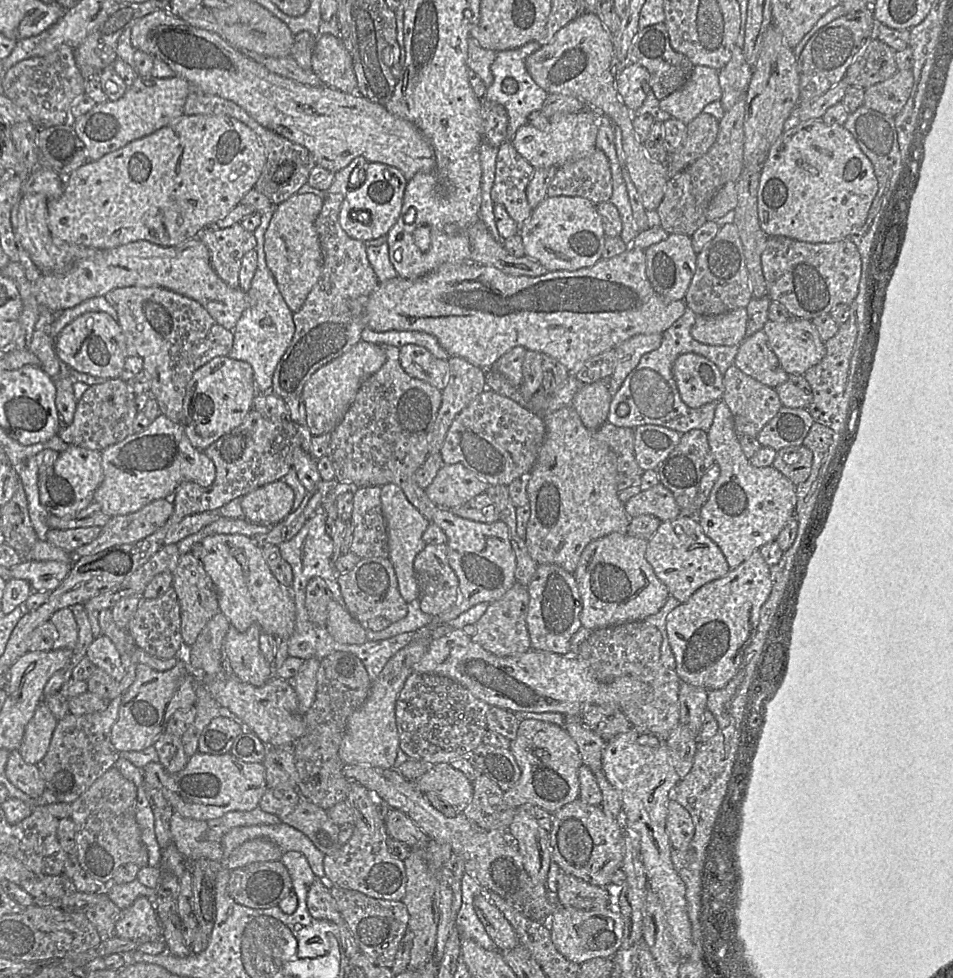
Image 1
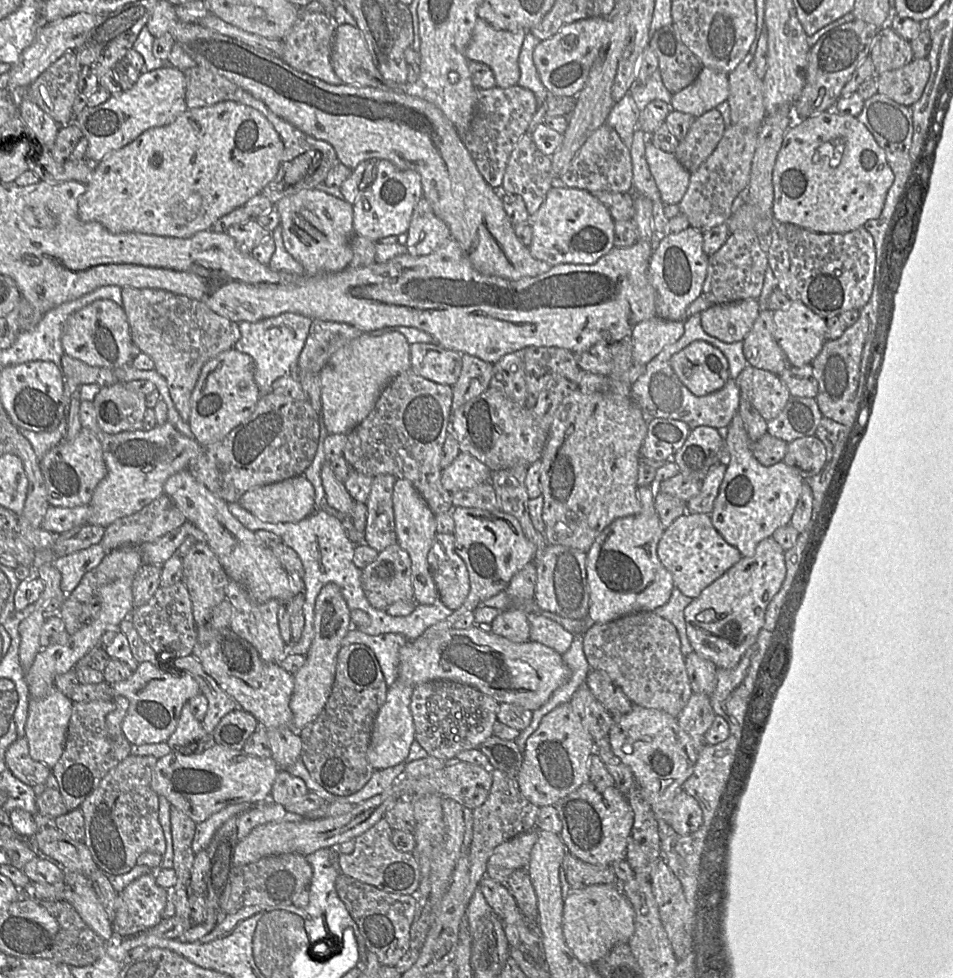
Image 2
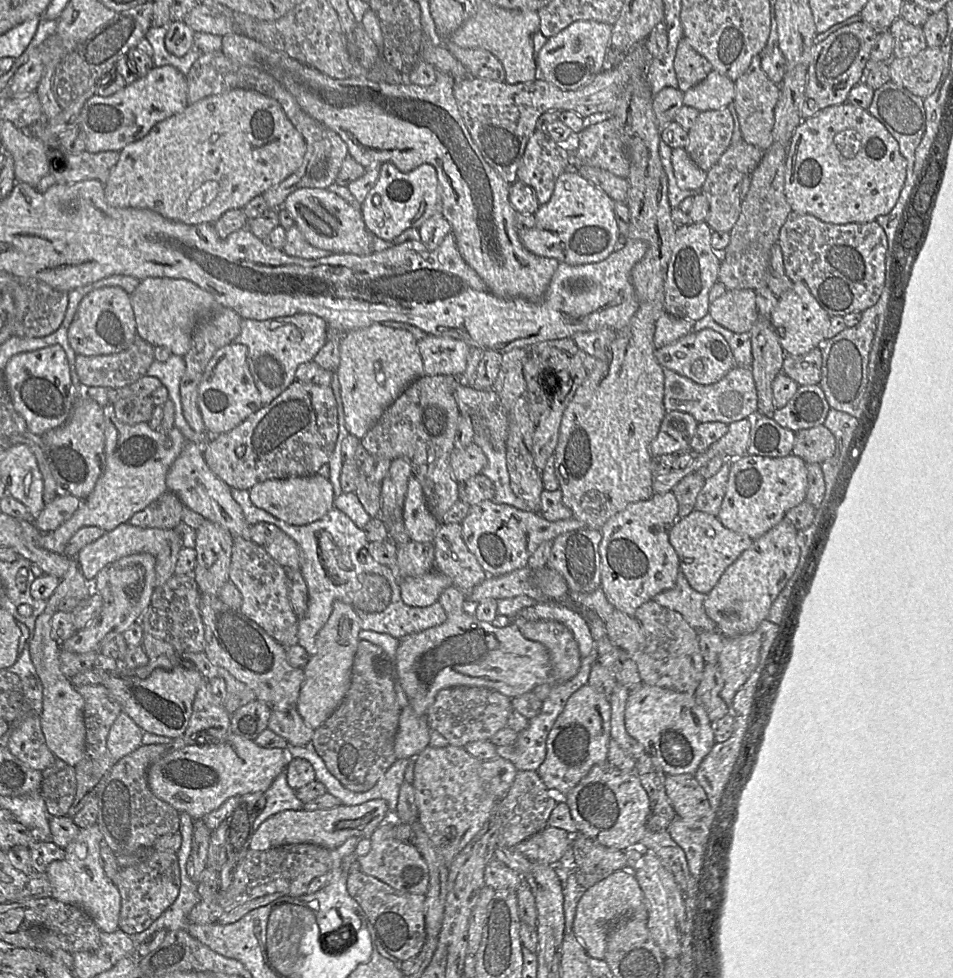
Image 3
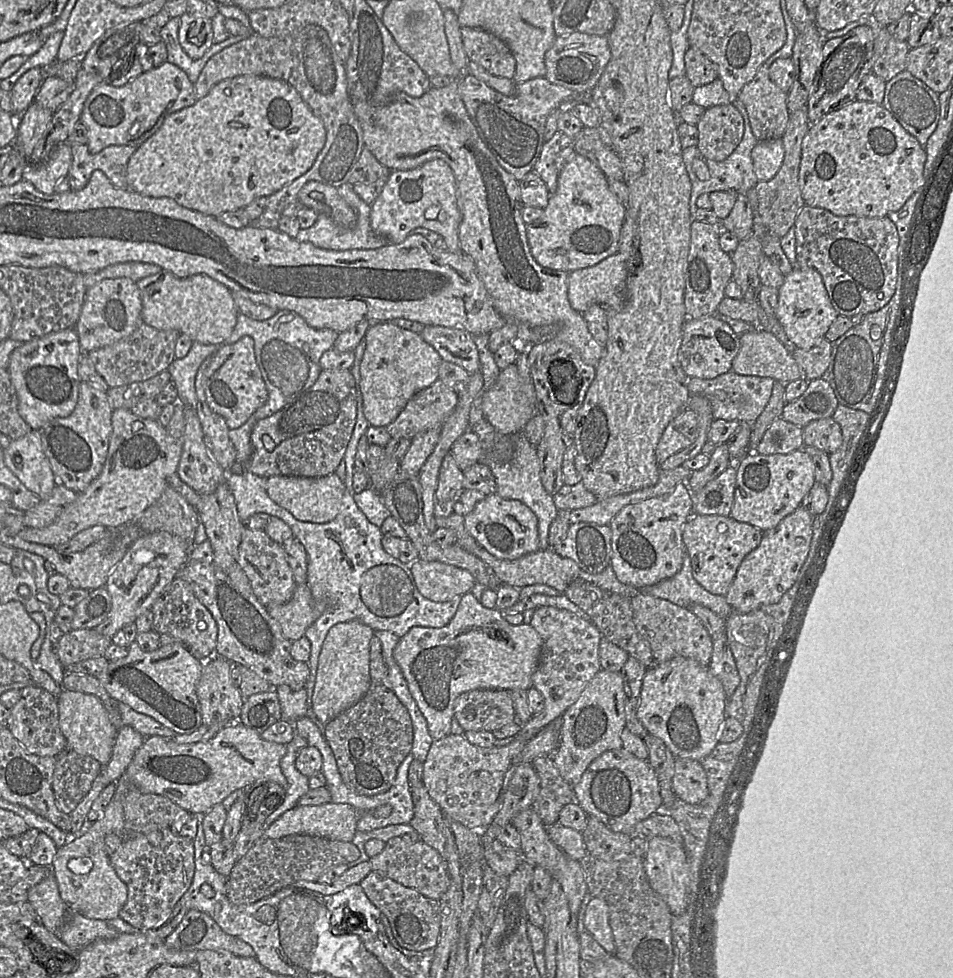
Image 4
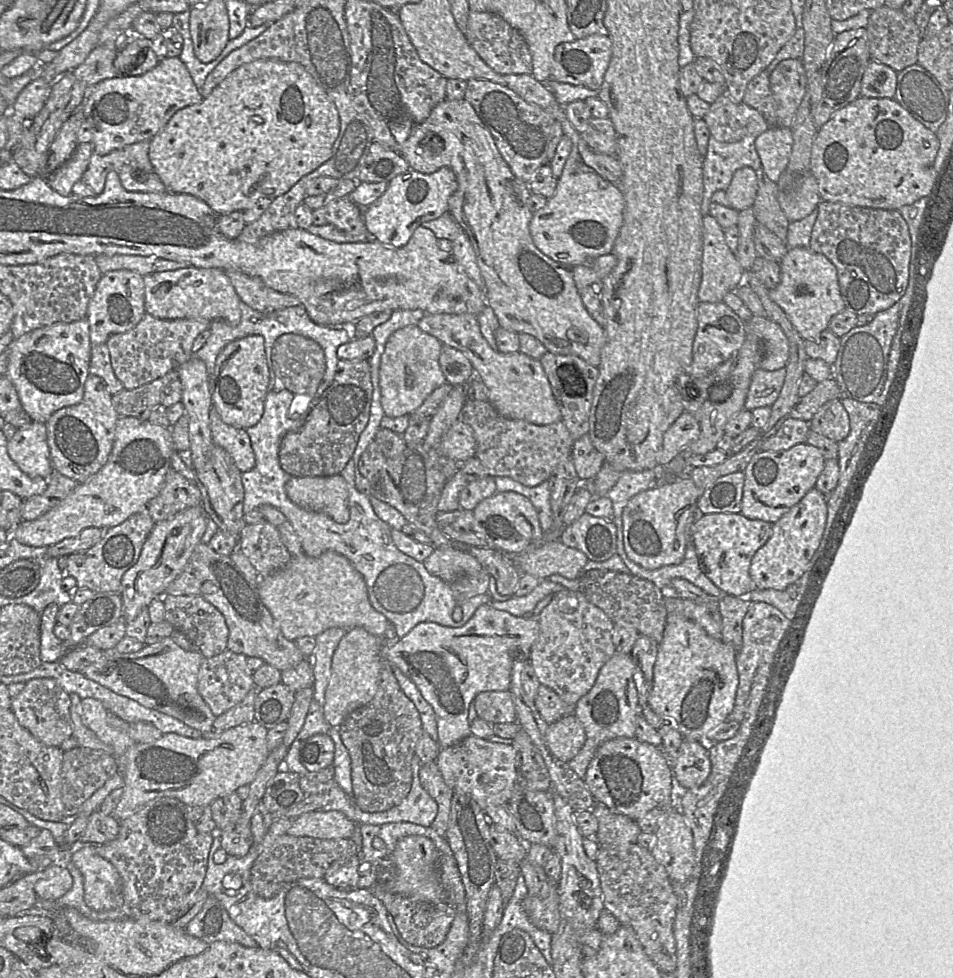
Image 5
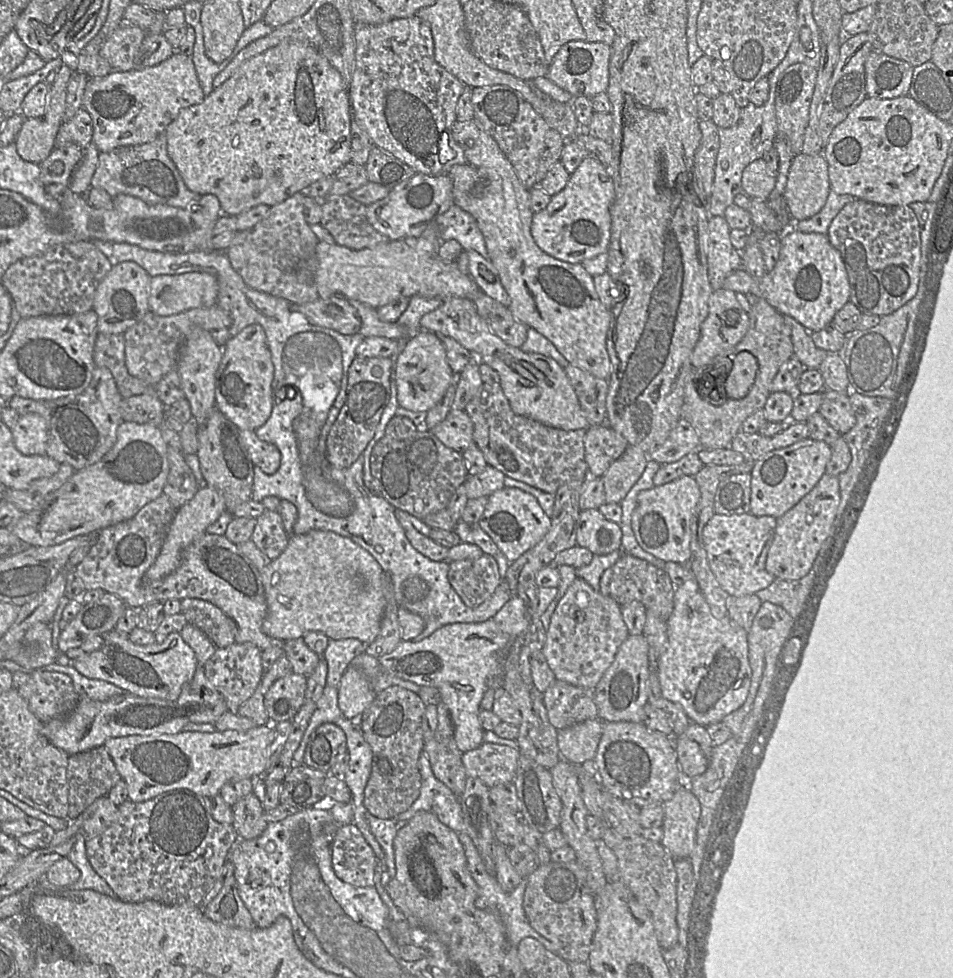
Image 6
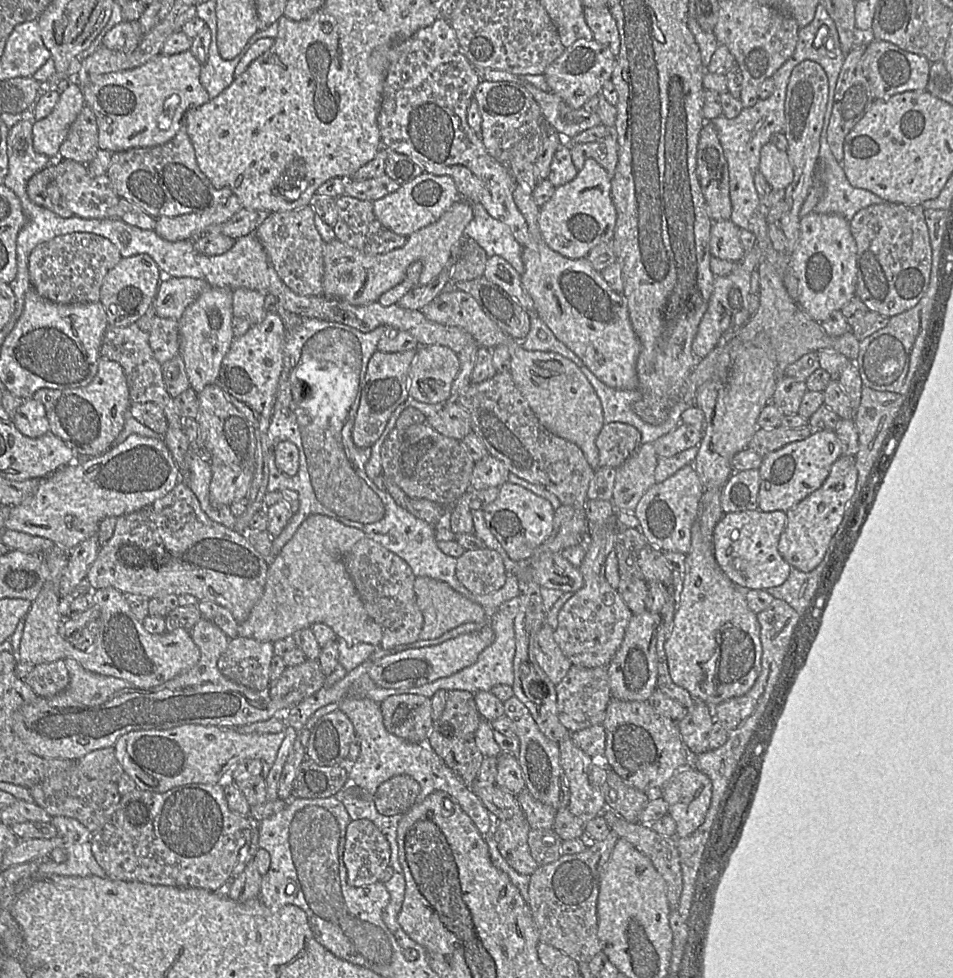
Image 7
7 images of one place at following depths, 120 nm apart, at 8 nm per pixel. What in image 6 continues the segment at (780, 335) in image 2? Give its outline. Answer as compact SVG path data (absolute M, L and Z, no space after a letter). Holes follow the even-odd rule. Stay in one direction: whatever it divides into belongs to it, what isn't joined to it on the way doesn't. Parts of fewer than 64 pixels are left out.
M787 226L782 235L782 249L775 268L762 277L751 275L745 268L731 272L724 280L724 289L753 294L768 301L783 315L789 315L803 325L809 332L823 329L843 308L850 298L850 284L847 270L840 252L833 247L826 234L800 232L794 226Z

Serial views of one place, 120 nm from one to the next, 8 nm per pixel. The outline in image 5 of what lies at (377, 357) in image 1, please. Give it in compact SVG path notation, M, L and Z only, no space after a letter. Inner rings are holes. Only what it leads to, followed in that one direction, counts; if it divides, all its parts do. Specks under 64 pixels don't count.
M416 325L395 331L387 340L379 368L378 394L386 417L397 418L415 411L439 386L446 383L439 365L442 343Z

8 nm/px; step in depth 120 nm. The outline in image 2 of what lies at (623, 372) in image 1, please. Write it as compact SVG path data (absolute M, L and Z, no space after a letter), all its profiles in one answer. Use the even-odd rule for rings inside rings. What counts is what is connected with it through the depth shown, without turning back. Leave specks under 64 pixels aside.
M654 316L638 323L629 337L633 366L645 366L665 346L676 342L683 333L683 320L666 320Z

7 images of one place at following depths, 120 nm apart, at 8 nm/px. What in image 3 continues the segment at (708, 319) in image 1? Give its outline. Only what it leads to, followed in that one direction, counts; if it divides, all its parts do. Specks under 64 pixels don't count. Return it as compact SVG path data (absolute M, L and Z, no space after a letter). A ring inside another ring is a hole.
M747 288L727 290L710 303L709 315L732 332L749 332L759 316L756 291Z

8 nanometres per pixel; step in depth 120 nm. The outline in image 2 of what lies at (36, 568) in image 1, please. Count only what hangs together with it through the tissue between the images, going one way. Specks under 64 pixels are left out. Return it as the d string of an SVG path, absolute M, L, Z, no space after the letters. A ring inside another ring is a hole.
M100 543L63 557L56 557L53 565L61 573L61 589L69 595L88 571L99 565L107 552Z

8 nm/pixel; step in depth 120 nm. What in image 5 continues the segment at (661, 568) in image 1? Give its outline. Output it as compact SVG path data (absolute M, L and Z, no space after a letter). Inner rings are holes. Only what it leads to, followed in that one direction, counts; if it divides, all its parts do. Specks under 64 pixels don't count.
M741 513L703 514L693 523L691 532L703 573L728 595L746 597L757 589L749 573L751 560L755 552L771 537L773 524L749 519Z

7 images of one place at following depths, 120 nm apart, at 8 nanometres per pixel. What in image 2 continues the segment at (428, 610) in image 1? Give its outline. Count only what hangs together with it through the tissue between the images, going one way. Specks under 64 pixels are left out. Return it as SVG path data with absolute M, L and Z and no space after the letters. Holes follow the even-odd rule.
M436 533L427 562L442 604L453 611L459 608L468 596L470 580L464 561L455 552L453 533Z

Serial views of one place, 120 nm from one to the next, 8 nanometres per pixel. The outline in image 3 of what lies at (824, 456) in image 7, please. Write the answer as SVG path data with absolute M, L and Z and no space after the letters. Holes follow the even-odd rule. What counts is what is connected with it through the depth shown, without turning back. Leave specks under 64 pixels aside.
M793 454L777 458L759 455L740 456L730 463L726 491L717 518L726 528L756 540L785 519L790 509L806 499L807 488L807 463L799 456Z

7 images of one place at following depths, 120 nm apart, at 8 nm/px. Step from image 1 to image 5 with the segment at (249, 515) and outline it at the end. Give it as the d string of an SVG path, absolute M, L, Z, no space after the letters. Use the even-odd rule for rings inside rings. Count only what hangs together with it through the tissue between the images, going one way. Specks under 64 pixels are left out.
M292 476L285 485L289 499L296 505L312 511L322 512L339 523L349 520L348 485L343 476Z

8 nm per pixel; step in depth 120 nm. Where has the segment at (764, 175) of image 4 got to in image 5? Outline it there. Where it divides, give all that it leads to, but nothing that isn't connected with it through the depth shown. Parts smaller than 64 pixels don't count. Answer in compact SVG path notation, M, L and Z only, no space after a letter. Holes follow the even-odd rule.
M771 126L757 137L755 149L760 157L763 170L767 177L778 182L786 170L793 146L791 128Z

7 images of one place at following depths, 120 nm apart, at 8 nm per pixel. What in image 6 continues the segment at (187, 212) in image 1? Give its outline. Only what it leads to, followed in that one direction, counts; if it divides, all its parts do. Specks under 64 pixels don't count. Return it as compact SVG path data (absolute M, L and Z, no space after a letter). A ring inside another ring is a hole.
M286 42L246 60L227 81L205 96L201 103L182 109L167 126L164 134L167 139L168 155L188 189L200 195L215 195L220 202L222 214L237 216L260 204L269 207L279 204L295 193L304 192L314 182L334 176L350 160L351 121L349 90L340 72L312 46L300 42Z

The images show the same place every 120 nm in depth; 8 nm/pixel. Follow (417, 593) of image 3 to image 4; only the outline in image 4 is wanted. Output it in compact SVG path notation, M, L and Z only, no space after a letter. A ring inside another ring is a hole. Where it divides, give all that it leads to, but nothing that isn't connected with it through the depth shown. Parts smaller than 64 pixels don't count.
M416 560L410 566L417 589L434 602L463 595L477 582L468 570L439 561Z

